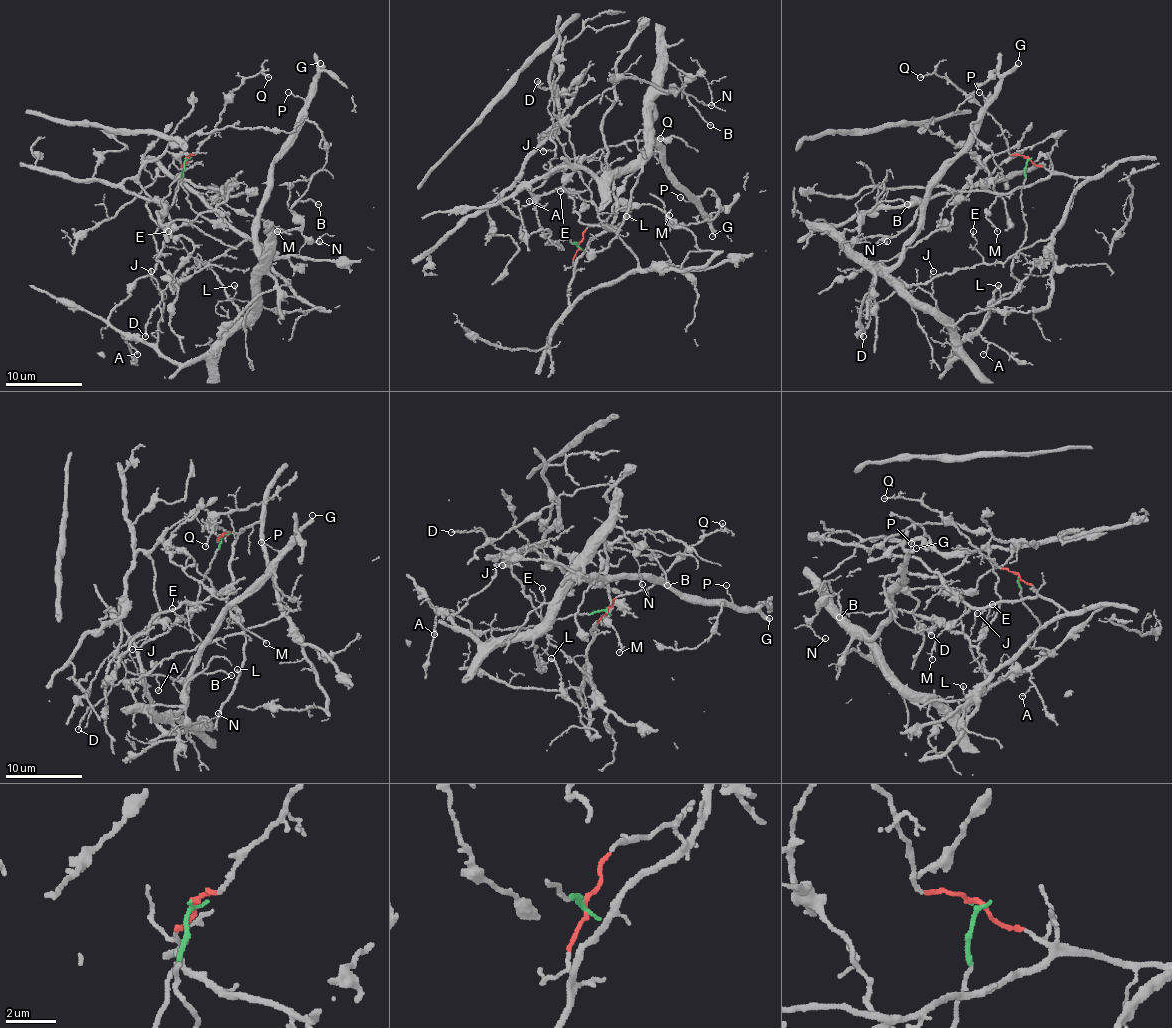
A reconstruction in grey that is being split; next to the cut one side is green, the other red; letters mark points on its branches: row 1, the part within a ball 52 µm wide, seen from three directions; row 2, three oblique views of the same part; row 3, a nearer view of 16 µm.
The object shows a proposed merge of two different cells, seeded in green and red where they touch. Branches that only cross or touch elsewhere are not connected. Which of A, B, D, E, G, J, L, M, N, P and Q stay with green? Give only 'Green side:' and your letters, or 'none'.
Green side: A, B, G, J, L, N, P

